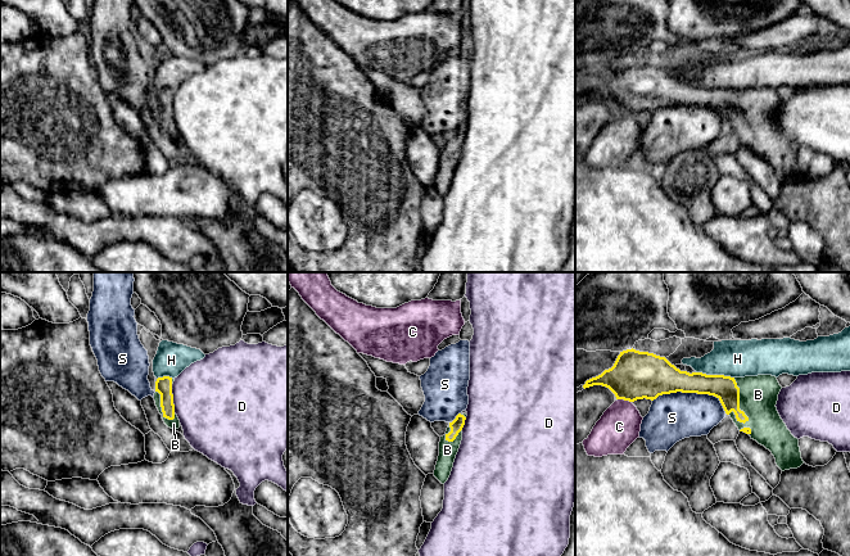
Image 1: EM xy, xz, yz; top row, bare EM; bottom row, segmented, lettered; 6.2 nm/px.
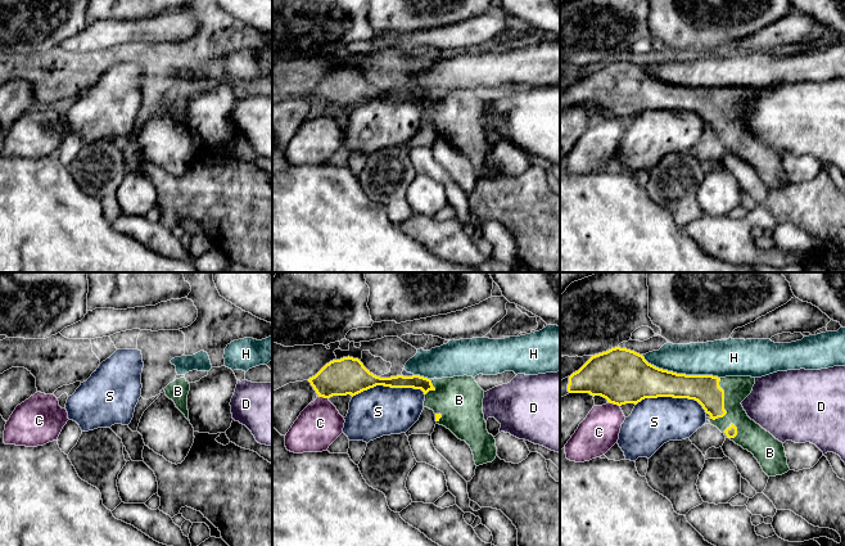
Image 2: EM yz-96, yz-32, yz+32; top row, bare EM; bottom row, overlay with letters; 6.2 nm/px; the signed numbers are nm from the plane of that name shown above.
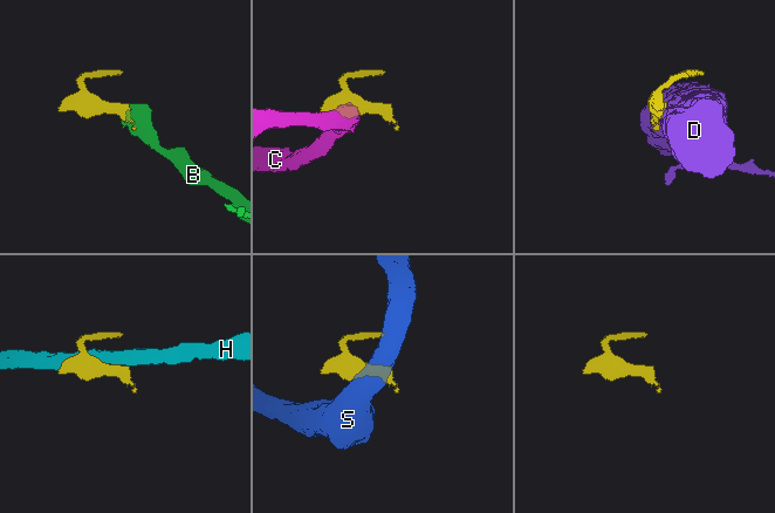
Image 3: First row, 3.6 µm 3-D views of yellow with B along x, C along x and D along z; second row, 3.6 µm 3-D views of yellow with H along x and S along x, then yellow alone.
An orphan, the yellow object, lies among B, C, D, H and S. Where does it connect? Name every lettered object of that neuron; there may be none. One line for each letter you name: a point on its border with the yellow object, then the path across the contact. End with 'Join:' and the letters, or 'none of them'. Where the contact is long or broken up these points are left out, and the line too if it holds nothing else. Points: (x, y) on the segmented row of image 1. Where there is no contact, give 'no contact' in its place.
B: yz (738, 401) | across yz (724, 388), (738, 401), (753, 399), (758, 394)
Join: B

